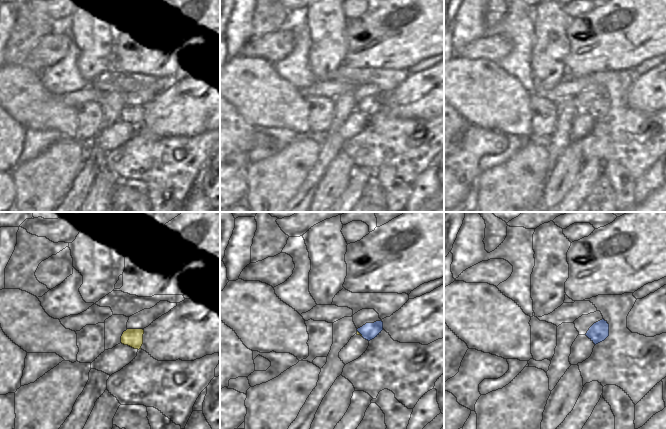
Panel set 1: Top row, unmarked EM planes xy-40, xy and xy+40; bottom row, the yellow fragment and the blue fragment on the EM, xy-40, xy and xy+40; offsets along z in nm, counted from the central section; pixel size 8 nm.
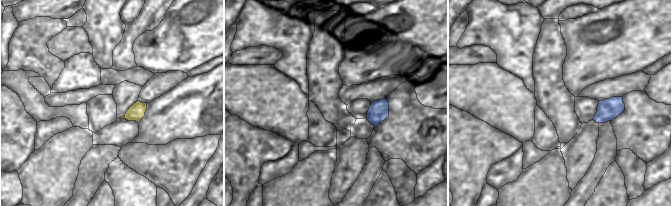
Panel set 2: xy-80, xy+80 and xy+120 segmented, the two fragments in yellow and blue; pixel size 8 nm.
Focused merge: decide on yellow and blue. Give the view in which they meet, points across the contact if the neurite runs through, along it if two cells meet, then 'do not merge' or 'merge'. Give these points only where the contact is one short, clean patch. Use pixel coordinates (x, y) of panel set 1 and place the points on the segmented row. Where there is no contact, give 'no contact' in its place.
meets yellow in xy; runs through xy (358, 333), (359, 333), (369, 331); merge

